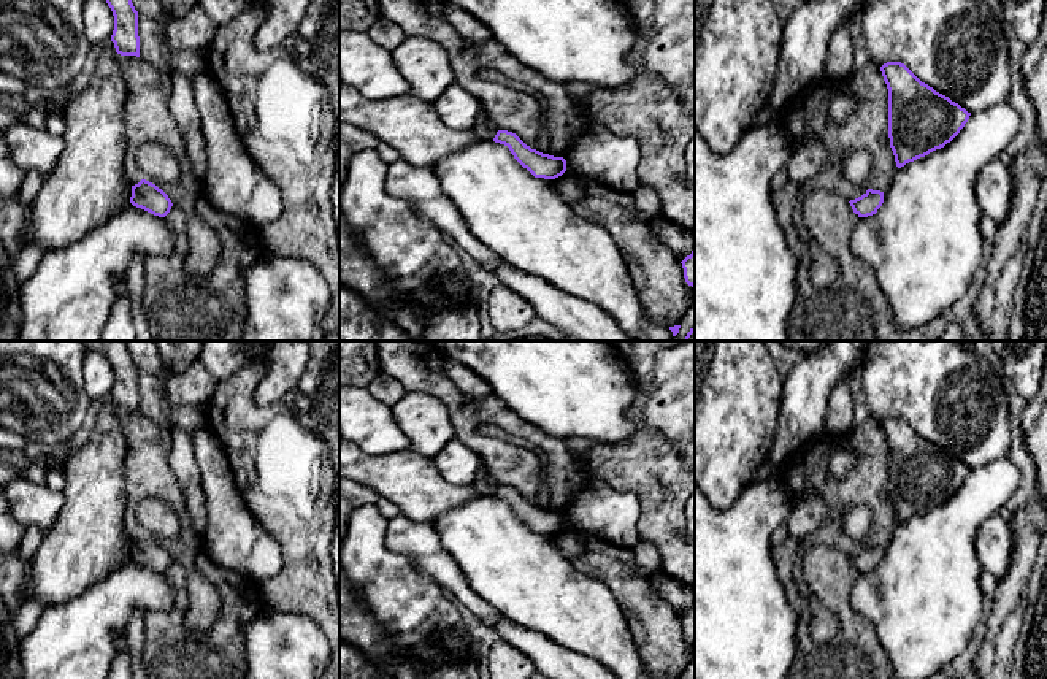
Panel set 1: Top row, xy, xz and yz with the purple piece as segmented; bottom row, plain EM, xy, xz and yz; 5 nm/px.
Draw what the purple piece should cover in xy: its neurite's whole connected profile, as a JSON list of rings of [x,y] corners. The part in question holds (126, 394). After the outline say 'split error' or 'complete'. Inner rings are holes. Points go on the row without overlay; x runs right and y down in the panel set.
[[[81,341],[89,351],[103,352],[114,371],[111,397],[121,411],[140,412],[138,366],[125,341]]]; complete

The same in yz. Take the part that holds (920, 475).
[[[904,419],[880,422],[888,444],[888,493],[896,522],[950,498],[971,468],[922,438]]]; complete

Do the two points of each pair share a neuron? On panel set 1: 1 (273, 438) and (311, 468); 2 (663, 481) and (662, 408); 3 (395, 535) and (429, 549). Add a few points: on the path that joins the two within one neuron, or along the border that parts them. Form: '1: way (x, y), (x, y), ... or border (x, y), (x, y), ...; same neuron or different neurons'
1: way (283, 448), (302, 467); same neuron
2: border (640, 419), (655, 427), (678, 454); different neurons
3: way (403, 535), (421, 544); same neuron

